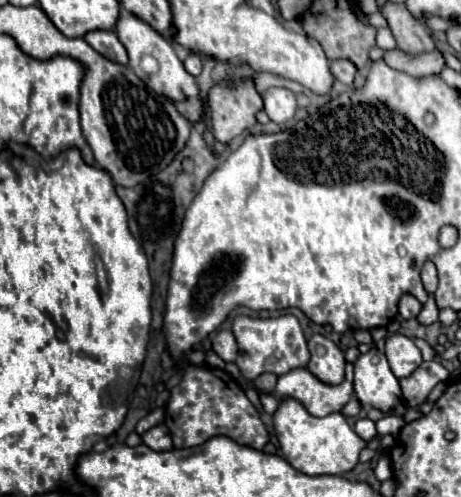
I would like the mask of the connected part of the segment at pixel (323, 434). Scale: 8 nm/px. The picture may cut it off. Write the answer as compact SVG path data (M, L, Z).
M298 400L280 402L278 410L274 412L274 430L278 434L278 442L284 458L296 470L308 476L346 474L358 464L362 448L378 444L378 438L372 442L364 442L362 438L358 438L358 434L348 426L346 418L340 412L328 414L324 418L314 418L306 412L306 408Z

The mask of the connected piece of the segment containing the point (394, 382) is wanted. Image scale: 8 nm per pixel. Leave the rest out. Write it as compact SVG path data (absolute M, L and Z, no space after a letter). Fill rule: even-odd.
M372 348L354 362L354 392L364 406L378 408L388 414L402 402L398 378L390 372L382 352Z

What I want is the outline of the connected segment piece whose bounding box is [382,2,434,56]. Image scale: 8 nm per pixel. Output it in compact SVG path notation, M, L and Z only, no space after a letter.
M386 2L386 6L382 8L382 14L388 20L388 26L396 38L398 50L402 50L408 56L418 56L434 50L434 42L426 32L424 24L416 22L404 4Z

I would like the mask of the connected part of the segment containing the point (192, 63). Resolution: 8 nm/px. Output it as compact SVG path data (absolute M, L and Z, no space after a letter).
M188 52L188 58L184 60L184 66L192 76L198 76L202 72L202 62L200 62L200 56L196 56L196 52Z

